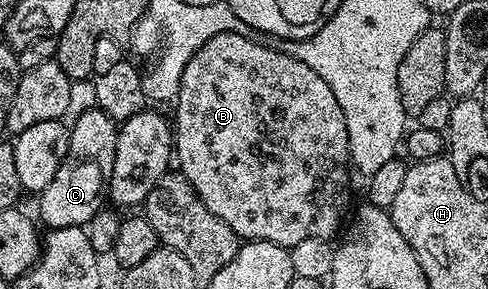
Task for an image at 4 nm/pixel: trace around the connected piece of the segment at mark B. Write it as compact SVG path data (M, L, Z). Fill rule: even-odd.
M223 32L219 36L211 36L211 40L207 40L207 44L203 44L203 48L199 48L199 52L195 52L195 56L191 56L191 60L187 64L187 68L183 68L183 76L181 83L177 86L177 97L175 99L175 107L177 106L177 122L175 118L175 162L179 167L179 172L186 178L195 188L195 192L199 196L199 200L203 200L203 204L207 204L207 208L211 208L211 212L215 212L215 216L219 216L219 220L223 220L223 224L227 224L234 230L243 240L252 240L254 242L270 242L276 246L292 248L295 244L299 244L299 240L311 240L312 238L328 238L334 237L333 233L341 226L341 217L345 214L345 205L349 202L349 170L351 174L351 163L349 161L349 141L347 140L347 124L343 120L343 108L339 108L339 100L335 100L335 92L331 92L331 88L327 88L323 76L318 76L316 72L311 72L311 68L307 68L307 64L303 64L299 60L295 60L290 54L285 54L281 50L275 48L263 48L263 44L255 44L255 40L247 40L247 36L239 36L233 32Z

